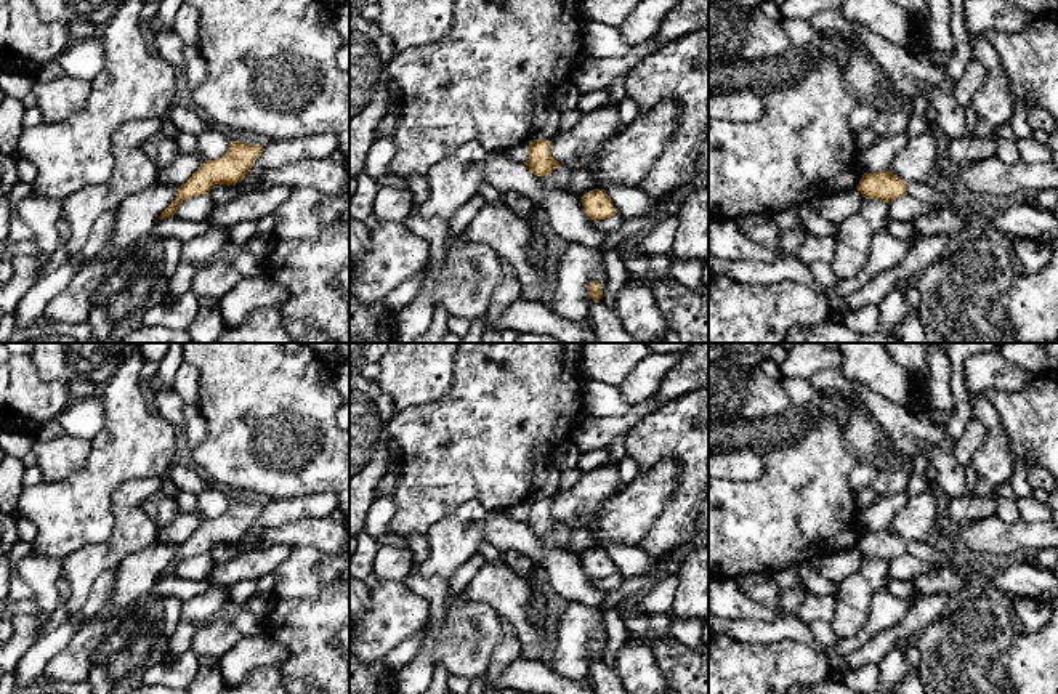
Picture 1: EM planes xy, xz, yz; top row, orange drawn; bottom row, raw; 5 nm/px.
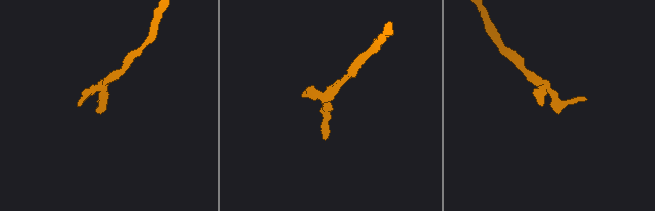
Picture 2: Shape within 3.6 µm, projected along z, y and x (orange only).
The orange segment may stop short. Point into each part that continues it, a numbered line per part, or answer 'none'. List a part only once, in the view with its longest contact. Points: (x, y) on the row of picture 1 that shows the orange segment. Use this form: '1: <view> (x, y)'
none

